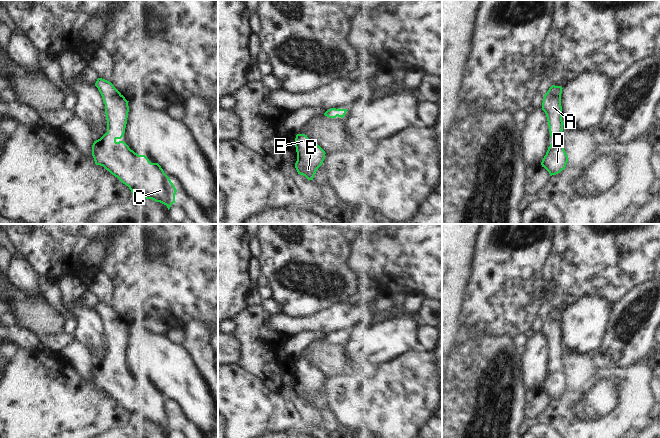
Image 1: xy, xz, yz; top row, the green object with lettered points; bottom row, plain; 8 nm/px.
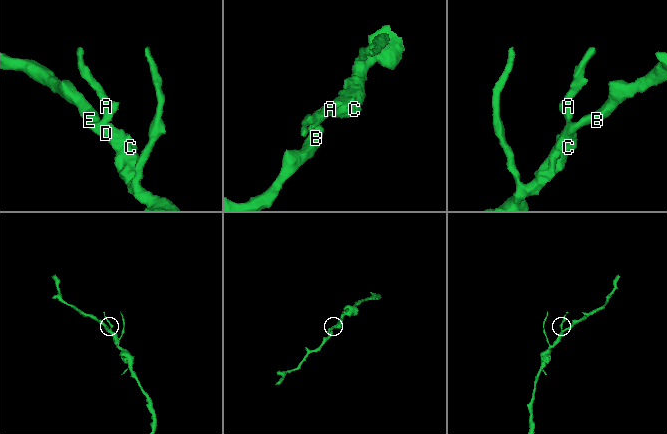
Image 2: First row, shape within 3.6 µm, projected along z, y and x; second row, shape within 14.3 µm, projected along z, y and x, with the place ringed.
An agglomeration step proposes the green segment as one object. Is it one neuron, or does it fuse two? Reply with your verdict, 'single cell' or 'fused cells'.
single cell

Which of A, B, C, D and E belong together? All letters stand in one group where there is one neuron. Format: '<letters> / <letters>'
A B C D E

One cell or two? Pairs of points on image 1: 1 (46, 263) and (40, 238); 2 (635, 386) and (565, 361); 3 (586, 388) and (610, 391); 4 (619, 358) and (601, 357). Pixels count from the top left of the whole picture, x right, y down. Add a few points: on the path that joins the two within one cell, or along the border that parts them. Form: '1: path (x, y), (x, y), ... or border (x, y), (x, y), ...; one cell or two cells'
1: path (46, 257), (46, 244); one cell
2: border (596, 368), (589, 377), (578, 384), (574, 384); two cells
3: border (613, 380), (601, 379), (574, 405); two cells
4: path (615, 357), (605, 357); one cell

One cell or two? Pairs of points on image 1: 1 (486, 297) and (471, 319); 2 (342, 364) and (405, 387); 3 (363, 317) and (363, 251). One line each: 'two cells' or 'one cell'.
1: one cell
2: two cells
3: two cells

